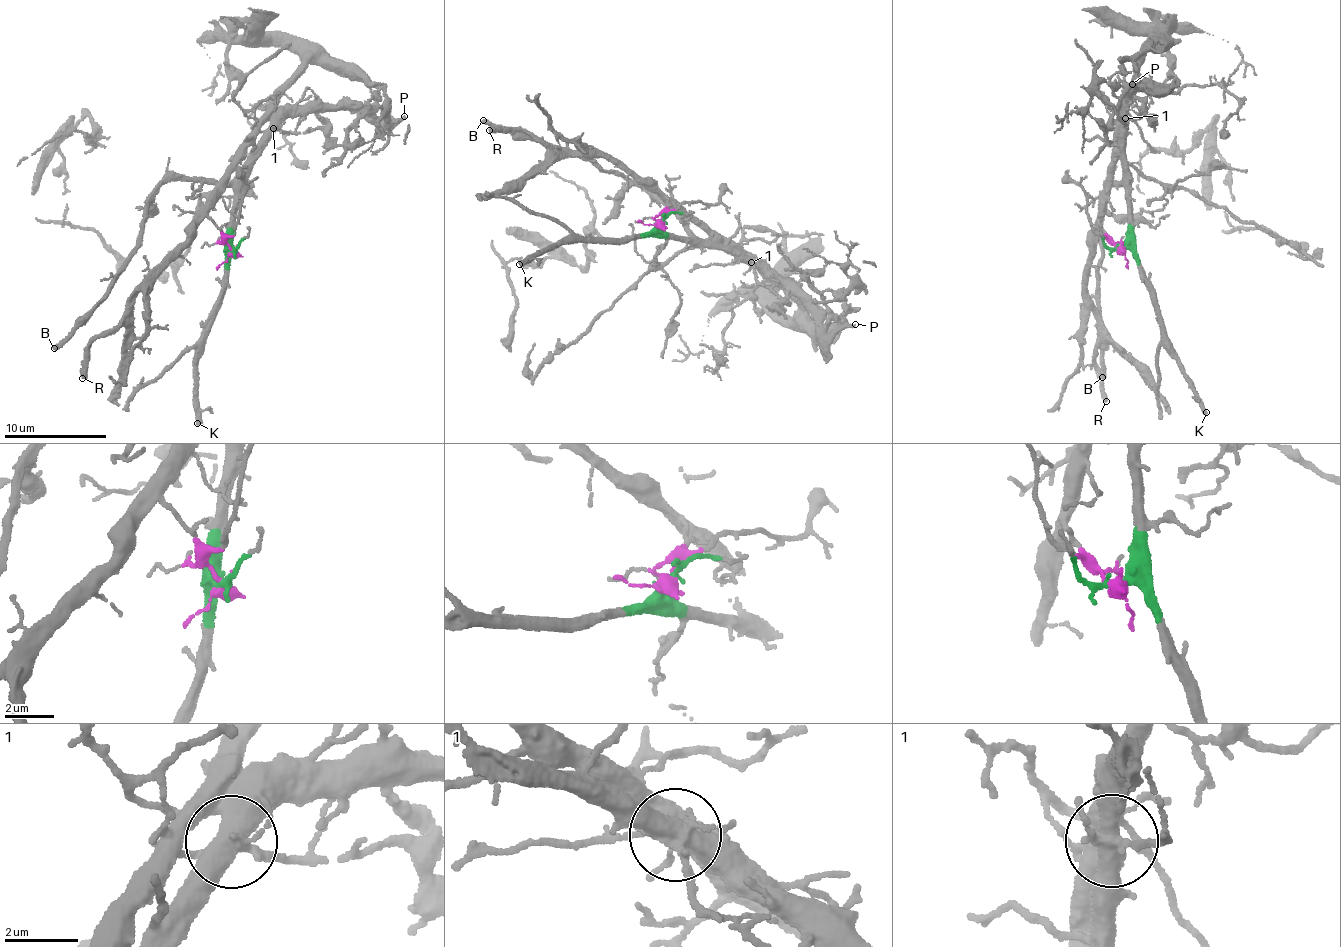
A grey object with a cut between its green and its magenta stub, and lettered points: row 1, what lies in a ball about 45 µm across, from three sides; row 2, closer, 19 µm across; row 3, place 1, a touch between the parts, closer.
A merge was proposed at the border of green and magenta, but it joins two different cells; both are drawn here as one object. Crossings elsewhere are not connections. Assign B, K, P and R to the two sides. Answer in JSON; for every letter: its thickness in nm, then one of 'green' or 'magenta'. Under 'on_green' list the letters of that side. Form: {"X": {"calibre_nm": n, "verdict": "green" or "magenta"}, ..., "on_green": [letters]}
{"B": {"calibre_nm": 360, "verdict": "green"}, "K": {"calibre_nm": 380, "verdict": "green"}, "P": {"calibre_nm": 190, "verdict": "green"}, "R": {"calibre_nm": 400, "verdict": "magenta"}, "on_green": ["B", "K", "P"]}

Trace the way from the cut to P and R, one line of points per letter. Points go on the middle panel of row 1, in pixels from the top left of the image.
P: (660, 223), (658, 229), (742, 255), (775, 276), (821, 324), (826, 334), (856, 325)
R: (660, 223), (669, 205), (665, 197), (604, 157), (556, 153), (522, 129), (489, 131)

